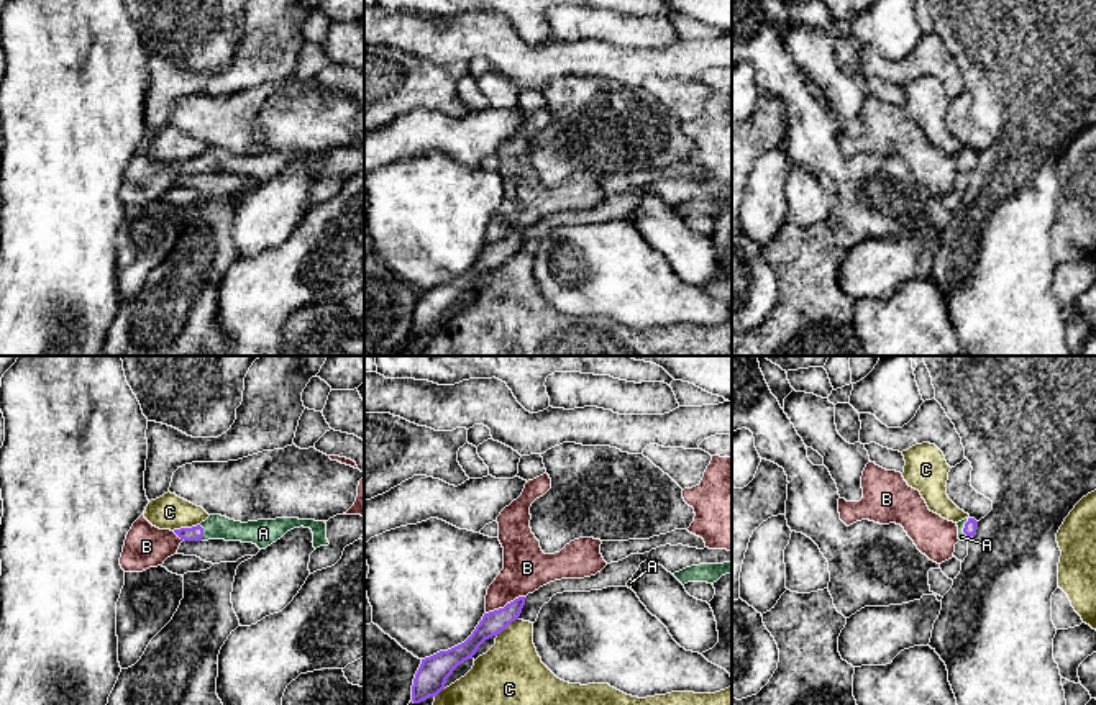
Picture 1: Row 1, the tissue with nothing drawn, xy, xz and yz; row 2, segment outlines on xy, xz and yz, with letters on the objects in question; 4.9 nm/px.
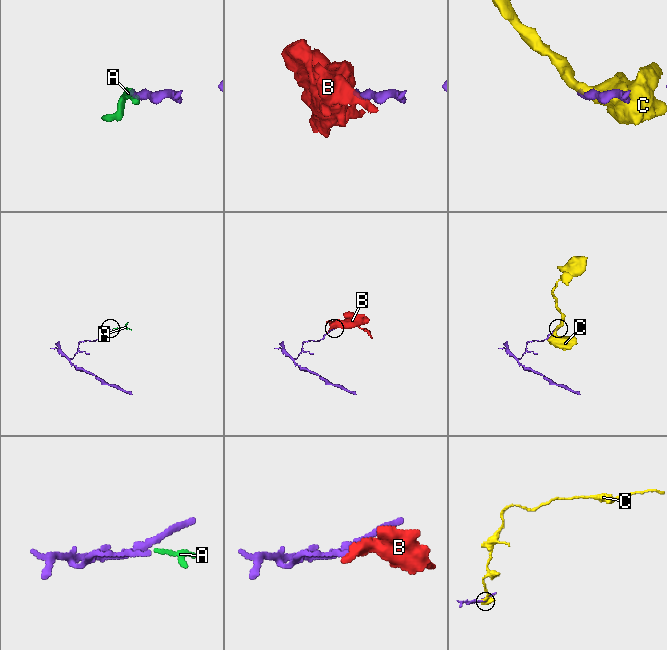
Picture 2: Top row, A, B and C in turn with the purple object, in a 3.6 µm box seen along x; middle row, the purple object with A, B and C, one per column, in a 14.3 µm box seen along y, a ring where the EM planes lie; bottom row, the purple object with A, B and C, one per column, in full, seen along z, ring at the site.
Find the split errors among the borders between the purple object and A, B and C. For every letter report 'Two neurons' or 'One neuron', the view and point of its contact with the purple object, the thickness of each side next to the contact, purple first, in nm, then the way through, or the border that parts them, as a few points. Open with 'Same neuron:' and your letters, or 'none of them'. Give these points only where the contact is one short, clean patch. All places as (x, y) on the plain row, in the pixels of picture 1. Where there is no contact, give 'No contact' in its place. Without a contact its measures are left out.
Same neuron: A
A: One neuron. Touches purple at yz (963, 163). Thickness 60 nm (purple) against 50 nm. Path across: yz (970, 159), (963, 163), (962, 169)
B: Two neurons. Touches purple at xz (507, 236). Thickness 120 nm (purple) against 220 nm. Boundary: xz (525, 228), (519, 228), (486, 246)
C: Two neurons. Touches purple at xy (186, 161). Thickness 70 nm (purple) against 180 nm

